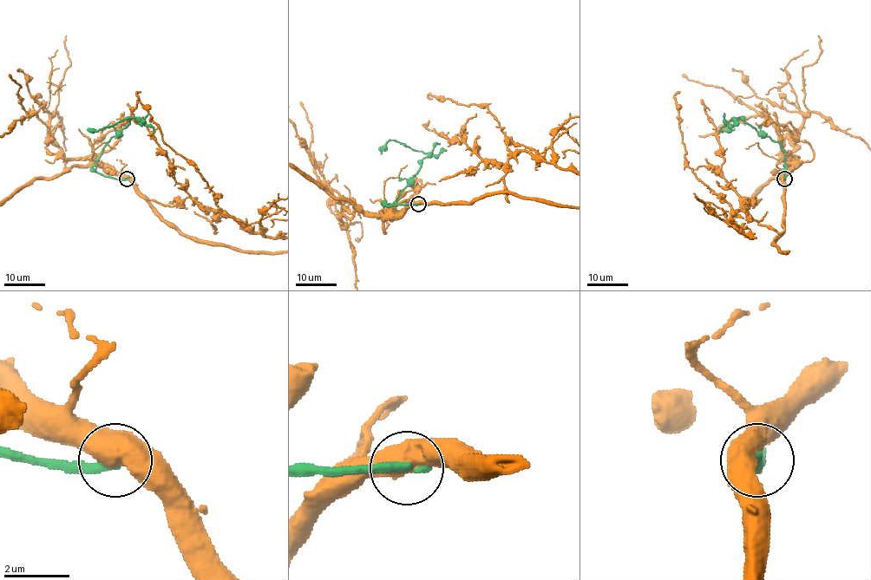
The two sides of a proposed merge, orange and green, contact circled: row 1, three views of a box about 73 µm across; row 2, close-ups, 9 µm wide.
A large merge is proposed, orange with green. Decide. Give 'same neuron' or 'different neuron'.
different neuron

